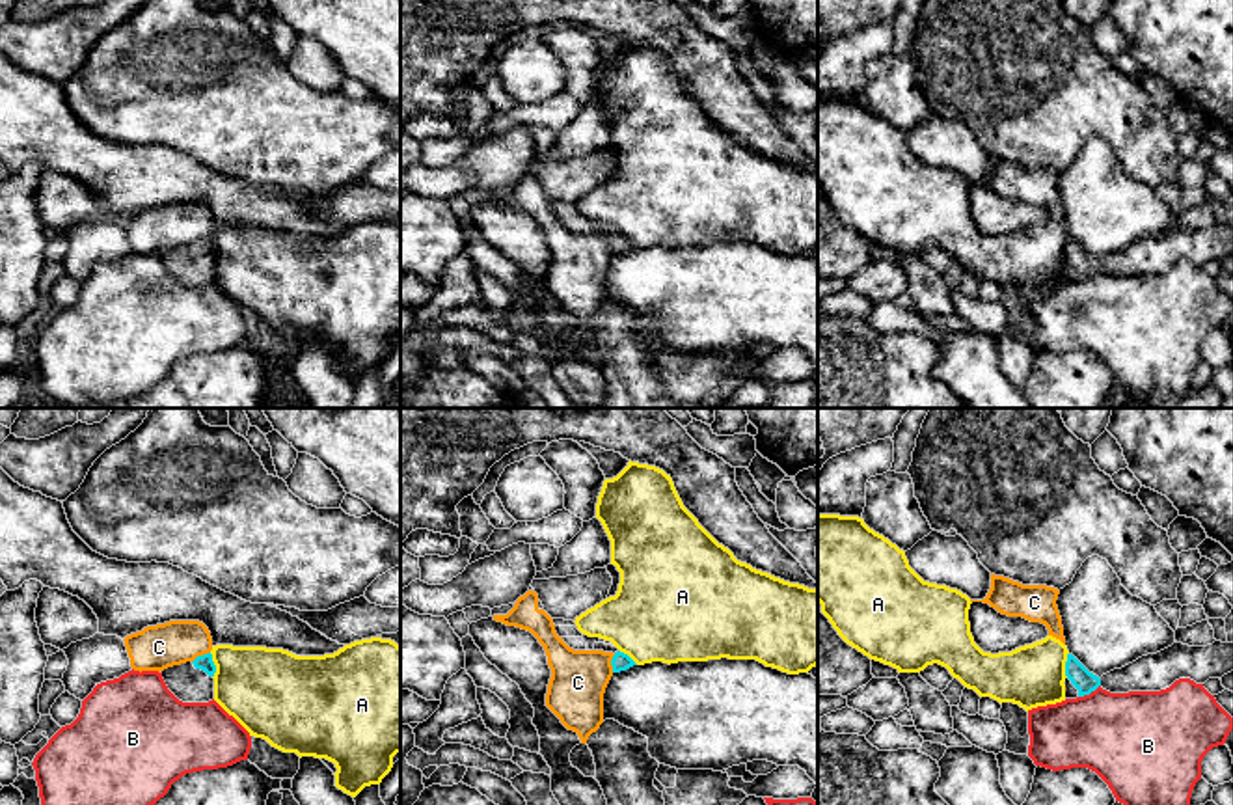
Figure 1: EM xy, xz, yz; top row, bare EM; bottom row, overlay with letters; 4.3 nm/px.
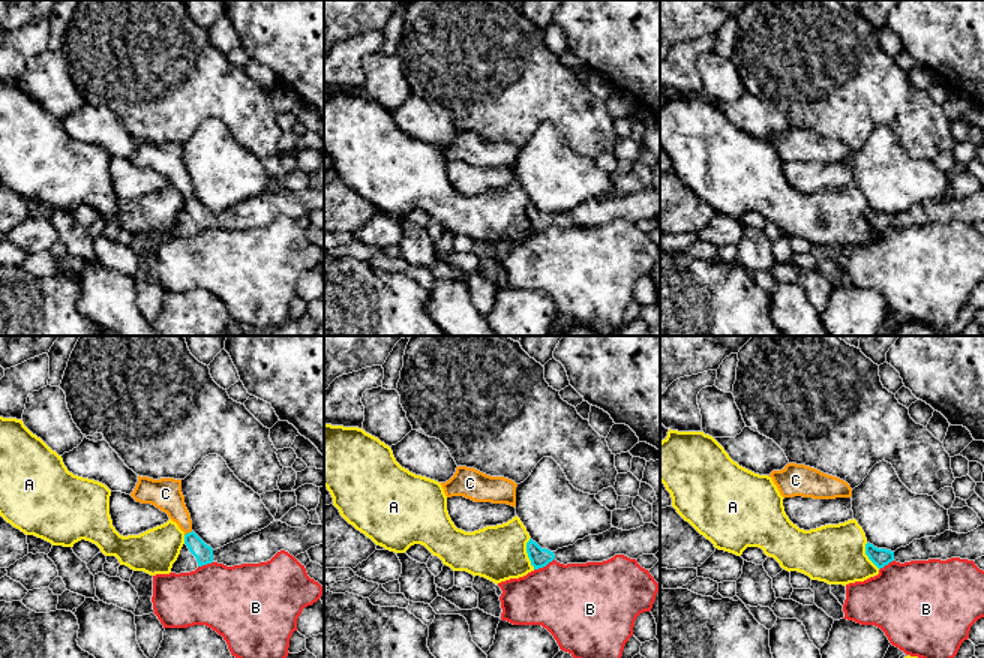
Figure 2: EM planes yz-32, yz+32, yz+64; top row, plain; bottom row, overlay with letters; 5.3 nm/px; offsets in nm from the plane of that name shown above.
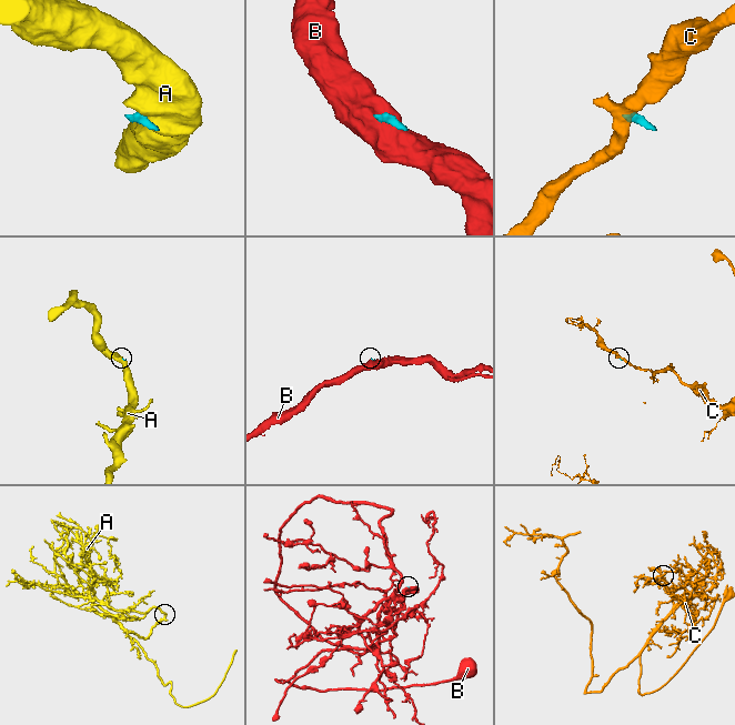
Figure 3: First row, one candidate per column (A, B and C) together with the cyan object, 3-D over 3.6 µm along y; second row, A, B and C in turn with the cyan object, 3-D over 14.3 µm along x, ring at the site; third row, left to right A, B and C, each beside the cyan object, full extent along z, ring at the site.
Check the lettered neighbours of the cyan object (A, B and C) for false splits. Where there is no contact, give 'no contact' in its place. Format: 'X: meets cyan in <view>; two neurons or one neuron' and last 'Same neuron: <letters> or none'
A: meets cyan in xy; two neurons
B: meets cyan in yz; two neurons
C: meets cyan in xy; two neurons
Same neuron: none

